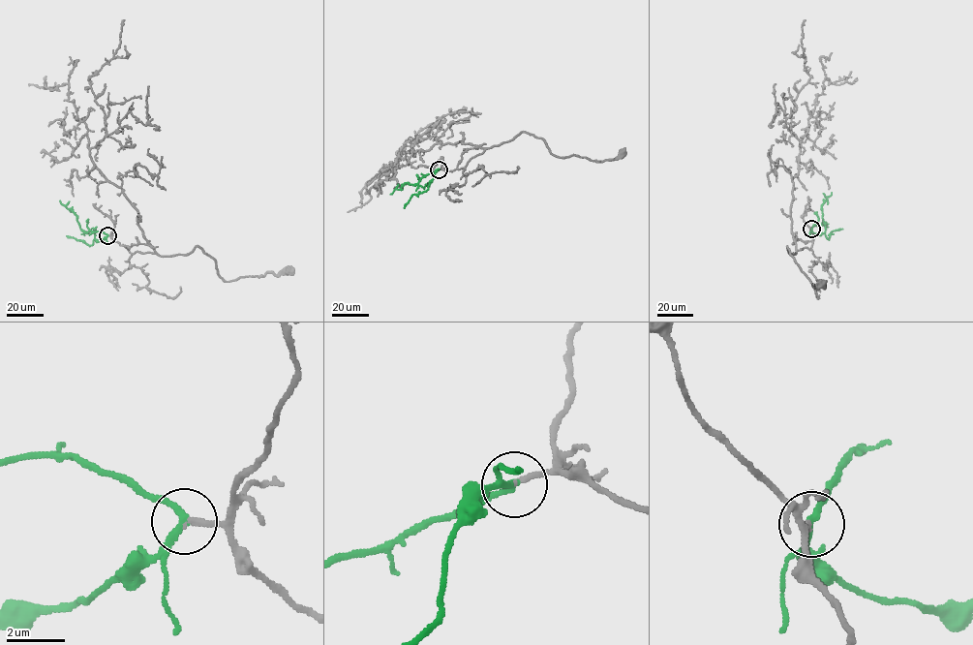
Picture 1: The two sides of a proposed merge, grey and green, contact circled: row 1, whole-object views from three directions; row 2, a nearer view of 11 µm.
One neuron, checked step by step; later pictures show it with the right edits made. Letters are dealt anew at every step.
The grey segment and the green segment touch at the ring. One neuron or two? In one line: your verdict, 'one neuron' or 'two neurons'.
one neuron

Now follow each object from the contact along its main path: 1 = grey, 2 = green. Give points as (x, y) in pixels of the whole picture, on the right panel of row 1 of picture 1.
1: (811, 229), (810, 249), (804, 247), (791, 254), (787, 246), (813, 288), (825, 284), (825, 288), (821, 283)
2: (811, 229), (816, 223), (821, 225), (821, 205), (832, 192)

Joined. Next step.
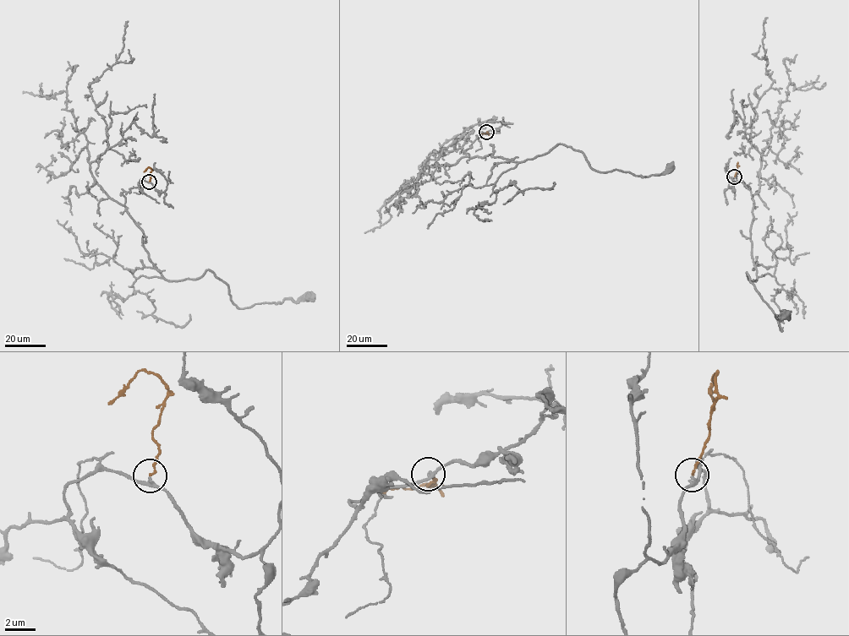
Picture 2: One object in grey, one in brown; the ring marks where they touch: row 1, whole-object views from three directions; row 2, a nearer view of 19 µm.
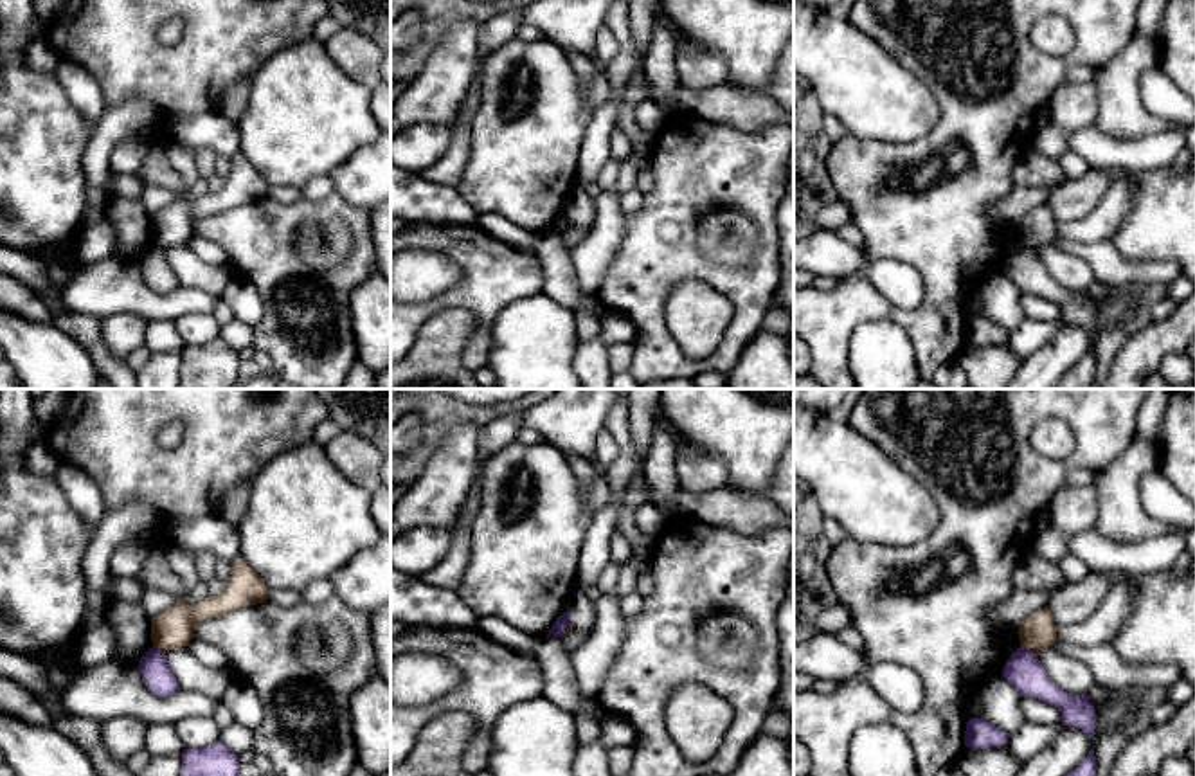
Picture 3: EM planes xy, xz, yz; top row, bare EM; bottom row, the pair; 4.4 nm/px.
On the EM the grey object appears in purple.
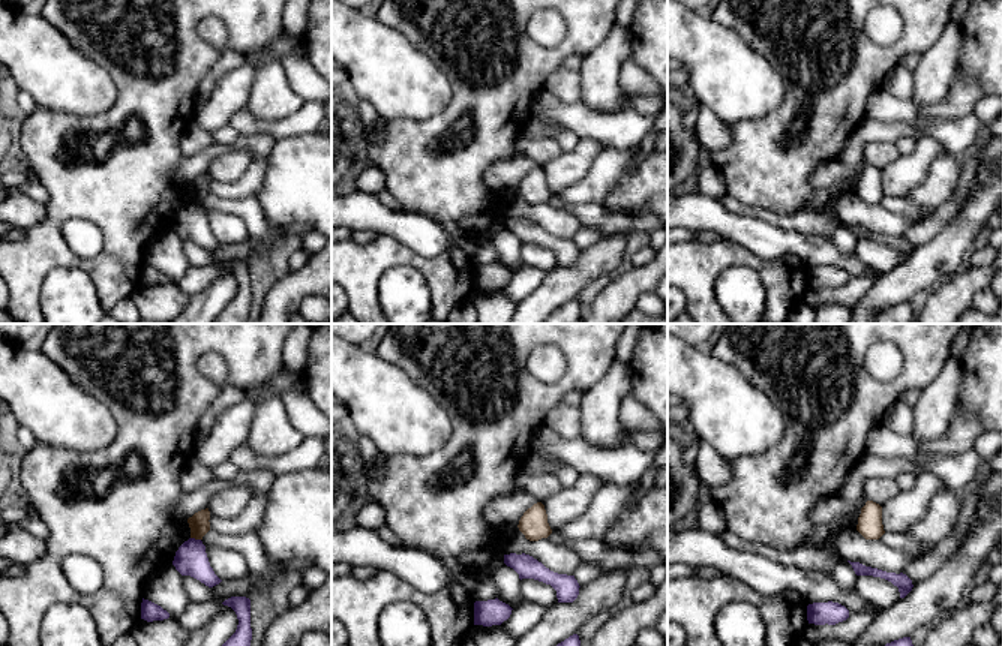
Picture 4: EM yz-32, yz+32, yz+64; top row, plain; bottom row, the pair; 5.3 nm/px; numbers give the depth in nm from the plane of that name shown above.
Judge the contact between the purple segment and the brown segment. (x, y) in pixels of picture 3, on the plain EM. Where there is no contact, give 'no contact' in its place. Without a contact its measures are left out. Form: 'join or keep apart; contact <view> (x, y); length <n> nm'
keep apart; contact yz (1030, 247); length 90 nm

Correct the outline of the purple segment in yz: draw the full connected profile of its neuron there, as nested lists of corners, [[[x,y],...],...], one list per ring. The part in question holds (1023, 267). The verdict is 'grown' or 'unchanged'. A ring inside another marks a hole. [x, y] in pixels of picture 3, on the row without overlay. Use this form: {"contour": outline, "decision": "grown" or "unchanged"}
{"contour": [[[1019,245],[1001,270],[1020,293],[1029,292],[1062,310],[1062,322],[1076,324],[1094,333],[1096,315],[1089,292],[1073,292],[1058,284],[1038,257],[1038,248]]], "decision": "unchanged"}

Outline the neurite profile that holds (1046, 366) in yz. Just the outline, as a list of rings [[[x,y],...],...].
[[[1137,286],[1112,290],[1110,295],[1098,299],[1092,333],[1082,326],[1062,322],[1047,344],[1020,362],[1006,389],[1053,389],[1064,373],[1082,360],[1107,324],[1128,320],[1137,299]]]

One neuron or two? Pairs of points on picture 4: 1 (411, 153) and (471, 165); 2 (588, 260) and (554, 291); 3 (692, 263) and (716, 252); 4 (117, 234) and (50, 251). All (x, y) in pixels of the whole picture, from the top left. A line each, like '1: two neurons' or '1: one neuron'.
1: one neuron
2: one neuron
3: one neuron
4: one neuron

